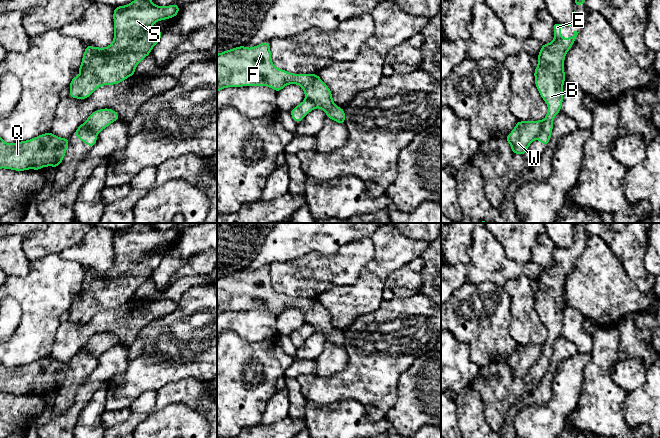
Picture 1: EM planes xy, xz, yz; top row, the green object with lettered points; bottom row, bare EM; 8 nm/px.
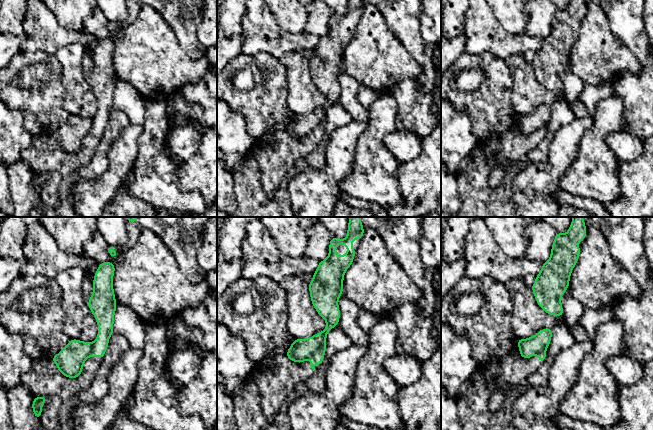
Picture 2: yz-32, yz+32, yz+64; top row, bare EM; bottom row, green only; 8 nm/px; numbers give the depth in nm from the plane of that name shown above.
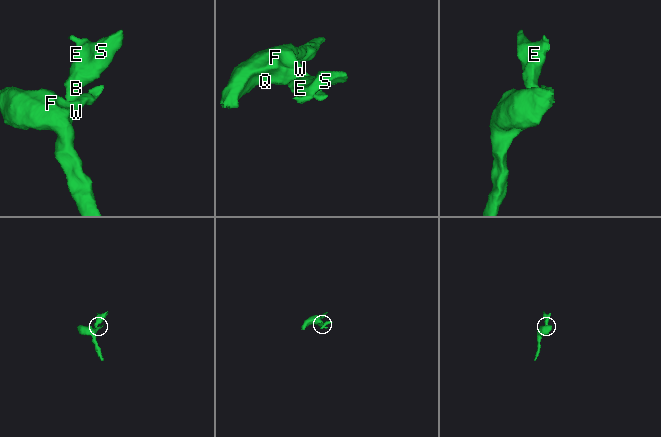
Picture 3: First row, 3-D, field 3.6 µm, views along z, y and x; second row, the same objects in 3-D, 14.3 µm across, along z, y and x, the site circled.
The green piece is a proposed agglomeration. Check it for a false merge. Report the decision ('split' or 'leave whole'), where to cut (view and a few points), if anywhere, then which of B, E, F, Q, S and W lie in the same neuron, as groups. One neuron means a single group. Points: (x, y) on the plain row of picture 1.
split | yz (544, 344), (541, 355), (536, 361) | B E S / F Q W

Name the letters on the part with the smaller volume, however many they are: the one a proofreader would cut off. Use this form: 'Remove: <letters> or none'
Remove: B, E, S

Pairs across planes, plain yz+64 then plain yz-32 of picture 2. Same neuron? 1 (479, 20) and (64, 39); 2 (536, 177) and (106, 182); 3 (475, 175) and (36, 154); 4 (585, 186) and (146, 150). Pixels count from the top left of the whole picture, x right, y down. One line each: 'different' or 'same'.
1: same
2: same
3: different
4: same

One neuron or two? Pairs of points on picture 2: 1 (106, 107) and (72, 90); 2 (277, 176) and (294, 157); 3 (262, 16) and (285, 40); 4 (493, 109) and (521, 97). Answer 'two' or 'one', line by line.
1: two
2: one
3: one
4: two

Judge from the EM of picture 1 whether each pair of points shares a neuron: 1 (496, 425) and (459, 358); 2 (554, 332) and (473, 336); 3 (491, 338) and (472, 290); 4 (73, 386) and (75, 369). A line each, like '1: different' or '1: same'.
1: different
2: different
3: same
4: same

